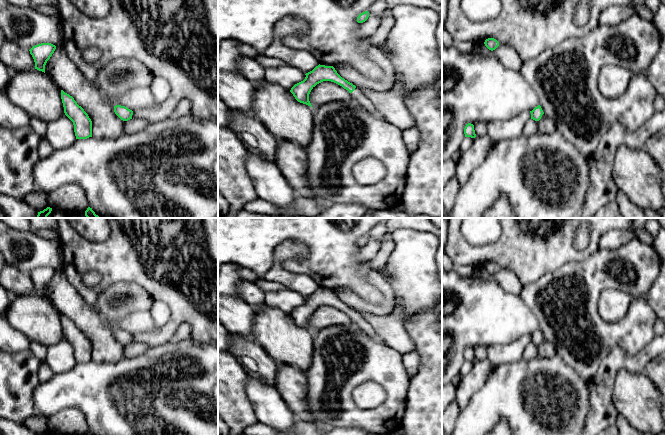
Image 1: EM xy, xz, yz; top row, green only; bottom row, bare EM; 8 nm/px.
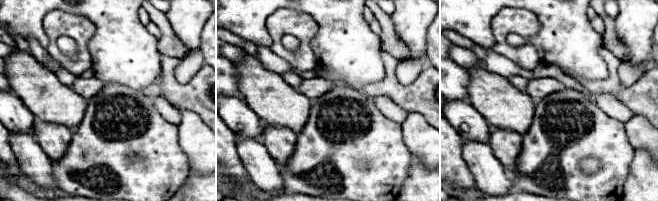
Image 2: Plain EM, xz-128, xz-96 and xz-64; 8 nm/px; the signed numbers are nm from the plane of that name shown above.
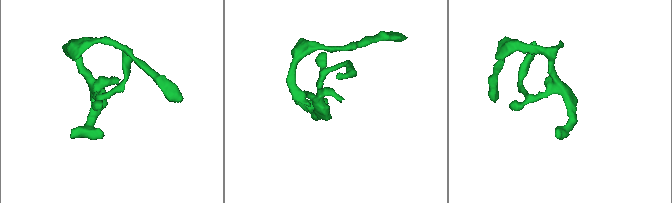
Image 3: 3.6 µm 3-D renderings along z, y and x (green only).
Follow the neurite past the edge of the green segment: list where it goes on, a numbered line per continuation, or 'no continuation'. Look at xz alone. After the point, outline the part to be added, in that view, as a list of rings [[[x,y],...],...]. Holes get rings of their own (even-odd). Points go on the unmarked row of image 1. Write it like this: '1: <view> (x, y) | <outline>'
1: xz (358, 319) | [[[356,311],[355,314],[351,317],[351,321],[373,340],[384,343],[383,340],[376,334],[370,323],[360,312]]]

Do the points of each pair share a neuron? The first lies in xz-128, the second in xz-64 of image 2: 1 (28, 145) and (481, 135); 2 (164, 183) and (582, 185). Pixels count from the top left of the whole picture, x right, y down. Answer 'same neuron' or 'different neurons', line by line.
1: different neurons
2: same neuron

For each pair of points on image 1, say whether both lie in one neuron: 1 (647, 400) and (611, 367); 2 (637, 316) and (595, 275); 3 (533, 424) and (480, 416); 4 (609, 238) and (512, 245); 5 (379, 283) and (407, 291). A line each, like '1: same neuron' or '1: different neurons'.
1: different neurons
2: same neuron
3: same neuron
4: different neurons
5: different neurons

